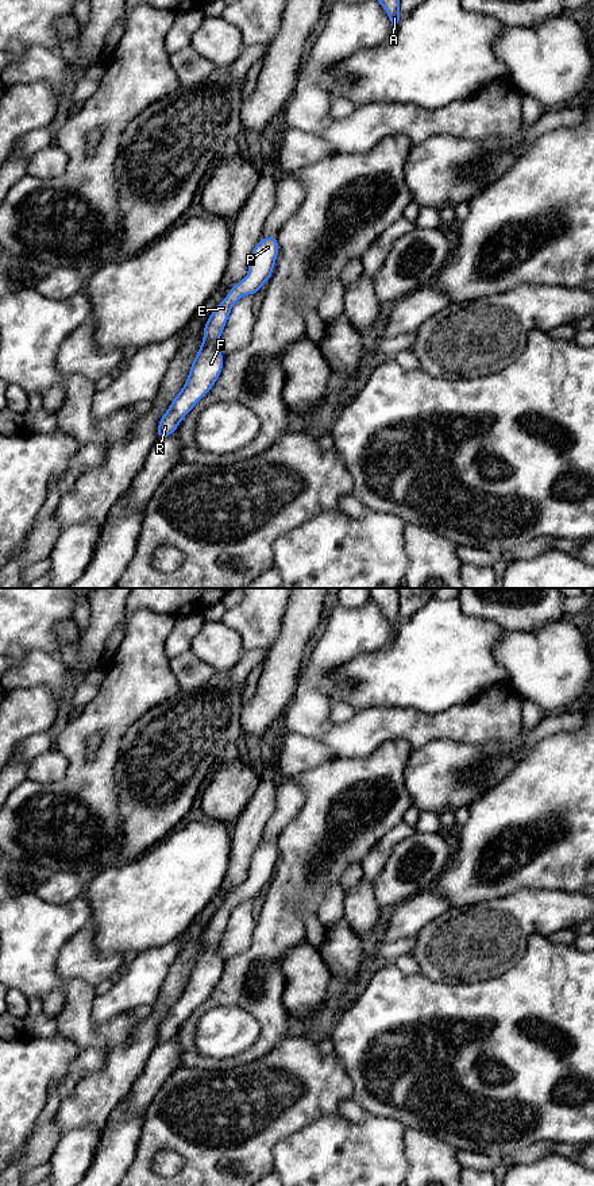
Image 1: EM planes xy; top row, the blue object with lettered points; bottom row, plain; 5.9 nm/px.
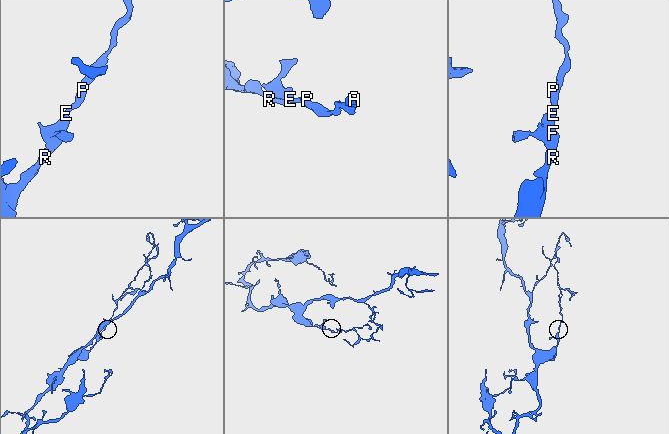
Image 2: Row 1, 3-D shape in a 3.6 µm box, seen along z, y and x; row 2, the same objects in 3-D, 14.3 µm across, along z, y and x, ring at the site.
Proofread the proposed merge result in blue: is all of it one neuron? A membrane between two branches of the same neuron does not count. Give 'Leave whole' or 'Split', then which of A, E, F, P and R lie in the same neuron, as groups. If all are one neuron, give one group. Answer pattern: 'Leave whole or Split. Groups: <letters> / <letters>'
Leave whole. Groups: A E F P R

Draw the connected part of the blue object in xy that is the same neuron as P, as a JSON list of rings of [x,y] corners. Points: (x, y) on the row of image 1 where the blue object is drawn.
[[[277,237],[261,239],[252,251],[247,277],[230,290],[230,294],[209,316],[204,328],[204,340],[192,363],[189,378],[159,421],[158,440],[170,436],[181,420],[215,385],[224,363],[217,343],[231,308],[243,295],[258,293],[261,286],[270,279],[277,255]]]

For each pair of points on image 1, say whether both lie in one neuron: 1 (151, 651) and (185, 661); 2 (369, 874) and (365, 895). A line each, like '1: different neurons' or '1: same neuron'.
1: different neurons
2: different neurons

